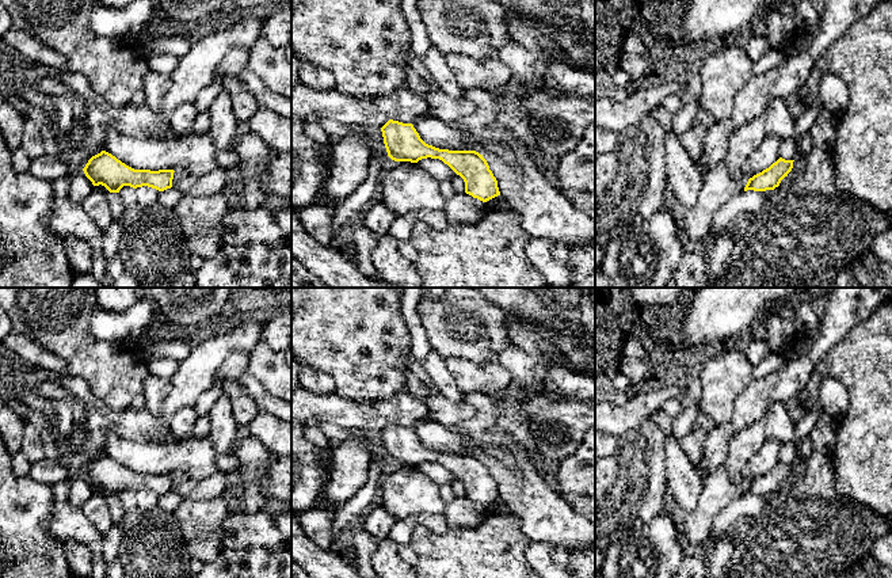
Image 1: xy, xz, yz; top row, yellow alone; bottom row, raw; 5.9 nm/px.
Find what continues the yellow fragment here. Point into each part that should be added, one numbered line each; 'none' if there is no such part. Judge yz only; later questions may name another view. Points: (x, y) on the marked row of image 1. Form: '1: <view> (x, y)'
none

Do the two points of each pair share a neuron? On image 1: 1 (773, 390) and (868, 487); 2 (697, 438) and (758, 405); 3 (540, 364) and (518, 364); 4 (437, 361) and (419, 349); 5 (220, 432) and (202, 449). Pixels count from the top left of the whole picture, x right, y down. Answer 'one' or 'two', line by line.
1: two
2: two
3: one
4: two
5: two

